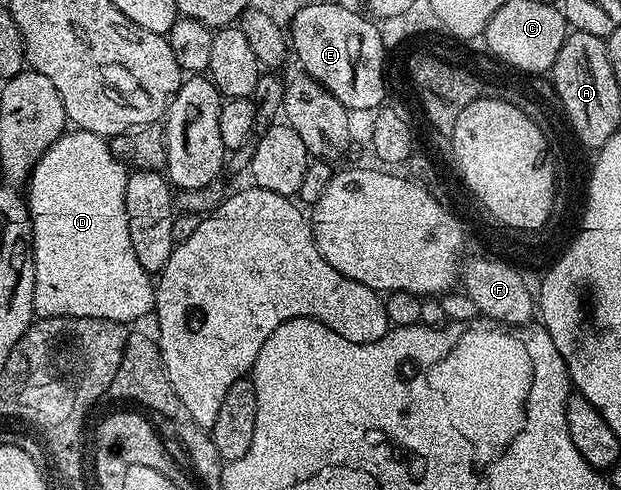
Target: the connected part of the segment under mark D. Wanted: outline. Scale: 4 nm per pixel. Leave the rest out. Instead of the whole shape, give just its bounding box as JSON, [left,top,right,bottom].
[27,129,155,324]

